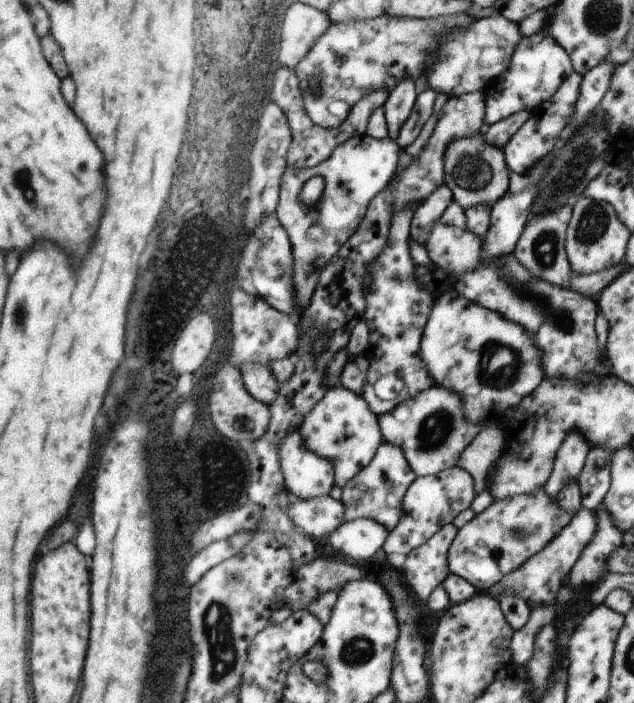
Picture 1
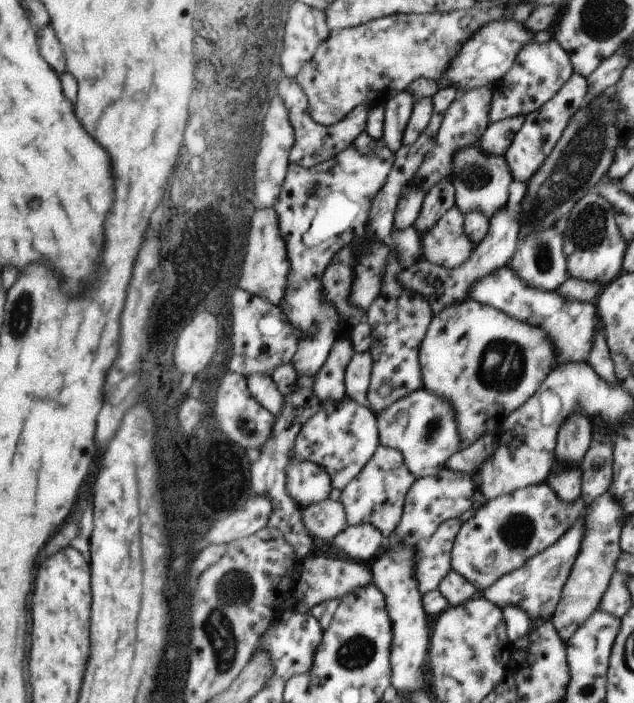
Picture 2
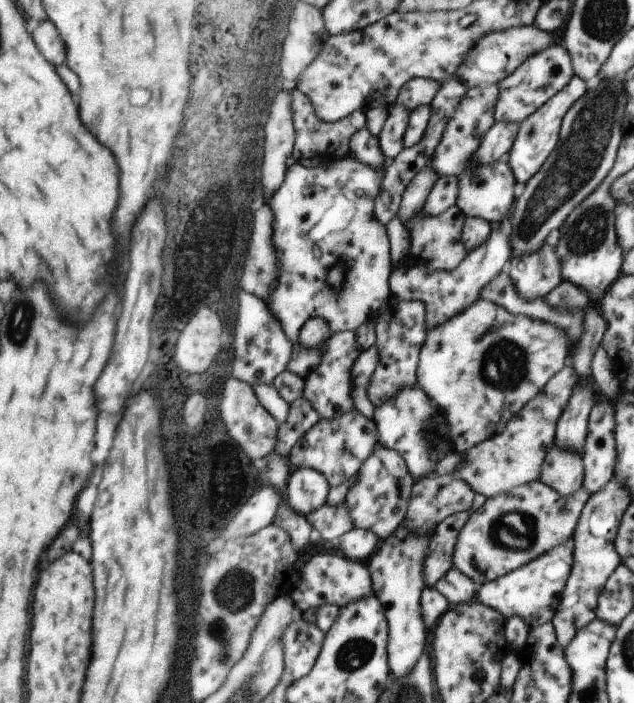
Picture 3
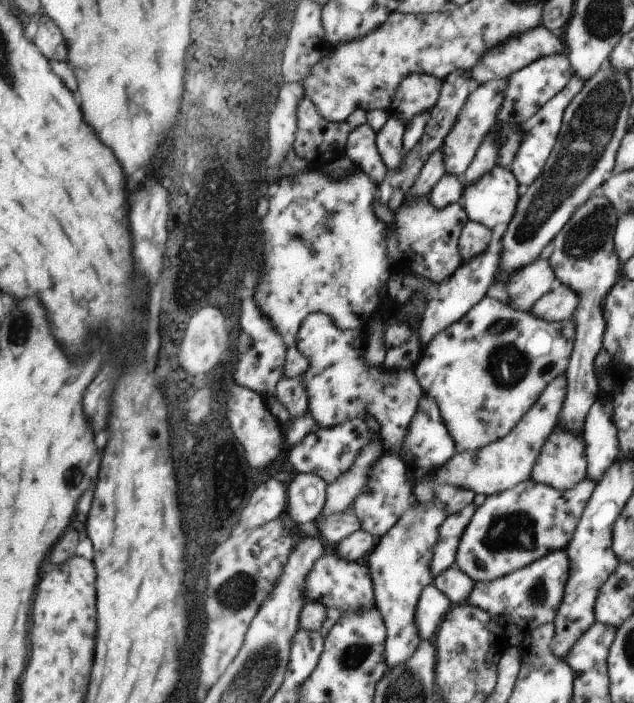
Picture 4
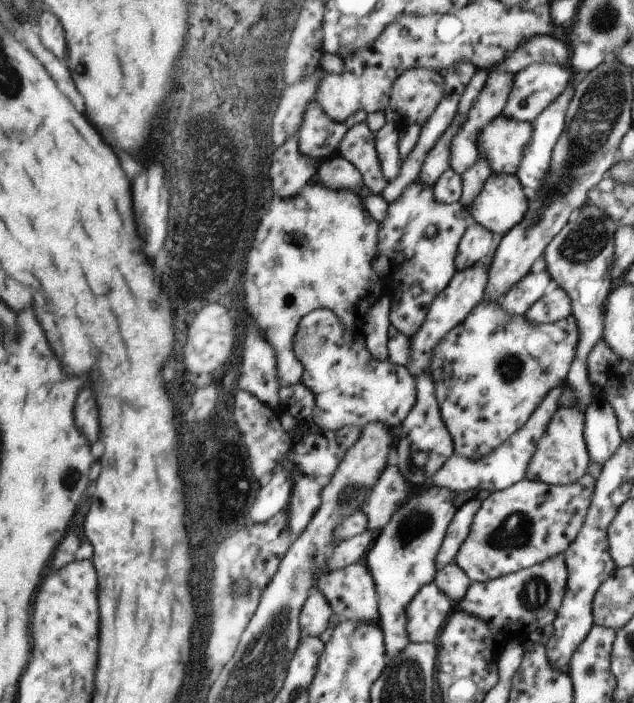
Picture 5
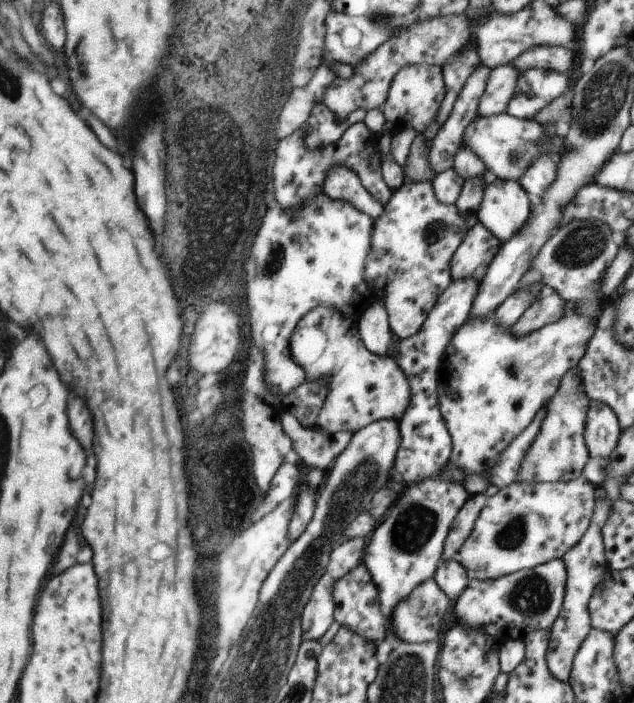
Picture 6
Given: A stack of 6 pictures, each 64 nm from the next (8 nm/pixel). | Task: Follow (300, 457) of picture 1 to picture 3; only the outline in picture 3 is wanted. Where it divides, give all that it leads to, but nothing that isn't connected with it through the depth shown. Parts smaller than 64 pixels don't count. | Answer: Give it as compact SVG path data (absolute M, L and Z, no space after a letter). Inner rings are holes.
M291 468L283 498L295 508L295 512L307 516L329 500L329 492L331 484L325 474L313 468Z

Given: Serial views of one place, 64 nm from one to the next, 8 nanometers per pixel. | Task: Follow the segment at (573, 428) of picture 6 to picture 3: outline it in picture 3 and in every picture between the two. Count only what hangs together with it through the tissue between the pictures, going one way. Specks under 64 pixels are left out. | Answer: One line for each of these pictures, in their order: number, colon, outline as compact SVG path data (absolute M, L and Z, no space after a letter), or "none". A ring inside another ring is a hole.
3: M555 446L547 452L539 482L557 490L563 498L573 496L583 486L583 460L579 454L557 450Z
4: M555 426L551 438L541 448L533 464L531 480L567 492L575 488L585 476L587 460L583 440L579 440L579 436L565 434Z
5: M563 388L563 396L559 398L559 408L551 416L547 432L537 442L537 448L535 448L537 452L531 456L525 480L545 482L549 486L567 486L577 482L583 474L587 474L591 468L591 462L589 462L581 428L583 428L583 412L571 406L571 390Z

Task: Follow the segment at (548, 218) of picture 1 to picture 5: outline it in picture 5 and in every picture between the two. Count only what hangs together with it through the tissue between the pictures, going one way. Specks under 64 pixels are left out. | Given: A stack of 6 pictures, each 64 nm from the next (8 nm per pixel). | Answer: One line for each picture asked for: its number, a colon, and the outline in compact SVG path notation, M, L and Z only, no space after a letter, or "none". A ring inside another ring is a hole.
2: M555 224L541 232L527 234L523 240L519 240L517 252L509 260L507 268L509 266L513 266L513 270L517 270L517 274L521 274L521 278L525 280L527 286L533 286L539 290L549 290L549 292L559 290L559 286L565 280L569 280L569 276L571 276L567 270L567 258L563 254L563 234L555 232Z
3: M543 242L541 248L535 252L527 250L521 256L513 252L503 272L511 276L521 296L533 298L533 300L545 298L563 282L557 246L549 246L547 242Z
4: M537 258L535 262L531 262L529 266L509 274L511 278L507 278L507 292L511 298L511 308L519 310L519 312L527 312L533 308L533 304L545 296L547 292L551 292L551 288L557 284L557 276L549 264L549 258Z
5: M547 270L541 272L527 272L505 296L497 300L509 314L513 316L525 316L525 312L537 302L549 288L551 288L551 276Z

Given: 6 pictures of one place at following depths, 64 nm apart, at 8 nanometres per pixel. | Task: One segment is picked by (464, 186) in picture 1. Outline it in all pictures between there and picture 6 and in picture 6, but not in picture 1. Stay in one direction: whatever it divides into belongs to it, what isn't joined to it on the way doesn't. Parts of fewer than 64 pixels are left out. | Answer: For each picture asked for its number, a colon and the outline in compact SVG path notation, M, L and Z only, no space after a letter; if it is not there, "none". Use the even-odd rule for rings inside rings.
2: M479 144L457 148L457 156L453 156L453 170L447 180L455 188L455 206L463 212L481 212L483 216L491 218L503 204L507 204L507 186L511 182L507 160L503 156L489 156L481 150Z
3: M469 156L467 164L465 164L465 172L461 172L457 176L457 200L455 206L465 214L465 218L483 218L487 220L491 226L499 224L501 218L507 214L509 204L515 202L513 198L513 170L509 168L509 164L505 160L493 162L493 164L477 164L479 158Z
4: M495 164L489 174L485 174L481 180L465 186L461 192L461 206L467 212L469 222L485 224L493 230L493 226L505 226L513 220L517 212L517 192L515 188L515 176L511 176L511 170L505 166Z
5: M491 174L477 198L469 206L469 214L475 224L485 226L499 240L501 232L509 232L517 226L527 210L525 196L517 188L517 180L511 174Z
6: M489 178L477 204L475 216L489 234L493 234L499 242L509 240L527 220L529 204L525 192L517 182Z

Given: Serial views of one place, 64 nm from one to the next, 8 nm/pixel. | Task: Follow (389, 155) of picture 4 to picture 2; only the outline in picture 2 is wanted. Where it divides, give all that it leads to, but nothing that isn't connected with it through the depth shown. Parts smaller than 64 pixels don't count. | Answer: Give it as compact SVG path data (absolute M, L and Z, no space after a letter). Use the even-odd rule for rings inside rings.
M405 90L389 96L389 100L383 104L383 108L385 108L385 124L383 126L385 128L383 128L381 142L385 142L385 146L389 146L389 150L393 150L393 152L397 152L403 146L401 138L403 138L405 126L409 124L413 106L415 106L413 94L405 92Z

